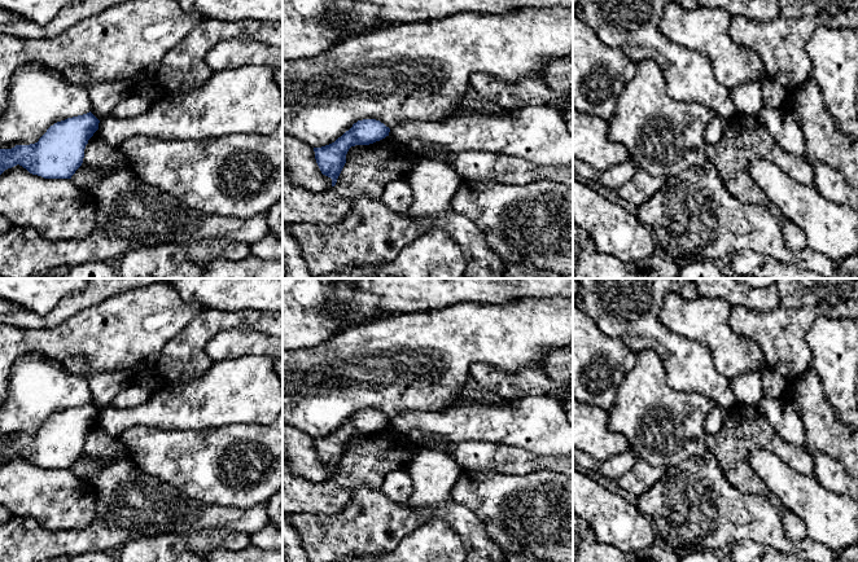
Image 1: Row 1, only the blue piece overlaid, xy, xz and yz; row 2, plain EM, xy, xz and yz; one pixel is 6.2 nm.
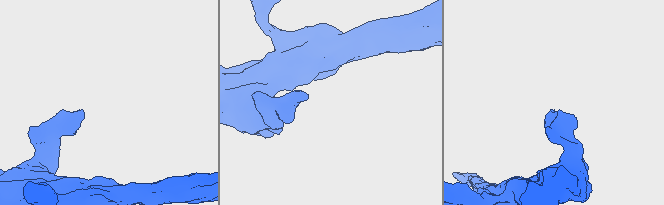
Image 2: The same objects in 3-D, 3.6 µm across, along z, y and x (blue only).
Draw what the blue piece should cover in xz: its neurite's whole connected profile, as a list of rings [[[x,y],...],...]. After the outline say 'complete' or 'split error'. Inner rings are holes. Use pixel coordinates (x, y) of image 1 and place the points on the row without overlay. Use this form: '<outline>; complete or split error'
[[[363,409],[353,414],[334,433],[314,438],[316,453],[323,465],[332,469],[332,477],[346,453],[346,444],[351,436],[369,435],[389,426],[390,418],[376,409]]]; complete

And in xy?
[[[89,401],[51,416],[38,433],[0,439],[0,465],[17,455],[44,469],[71,469],[100,410]]]; complete

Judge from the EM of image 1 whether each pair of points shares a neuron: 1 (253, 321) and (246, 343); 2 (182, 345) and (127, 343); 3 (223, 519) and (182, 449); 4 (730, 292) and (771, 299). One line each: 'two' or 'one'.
1: two
2: two
3: two
4: one

